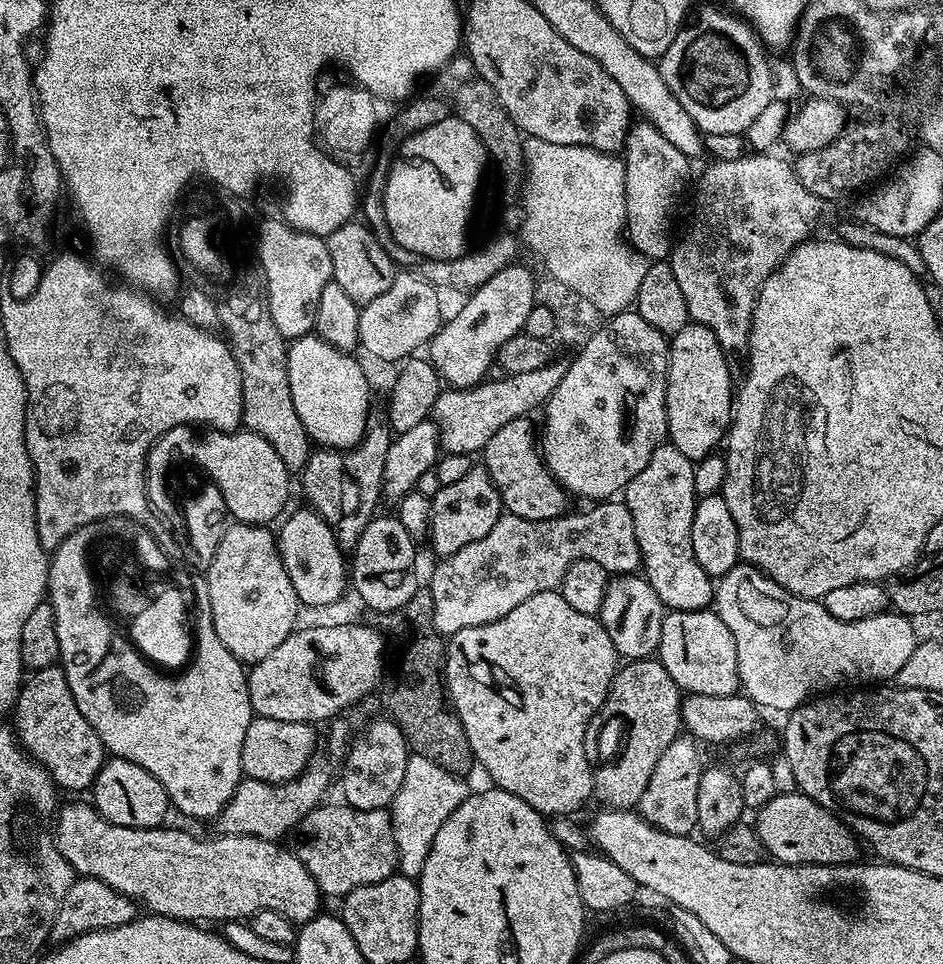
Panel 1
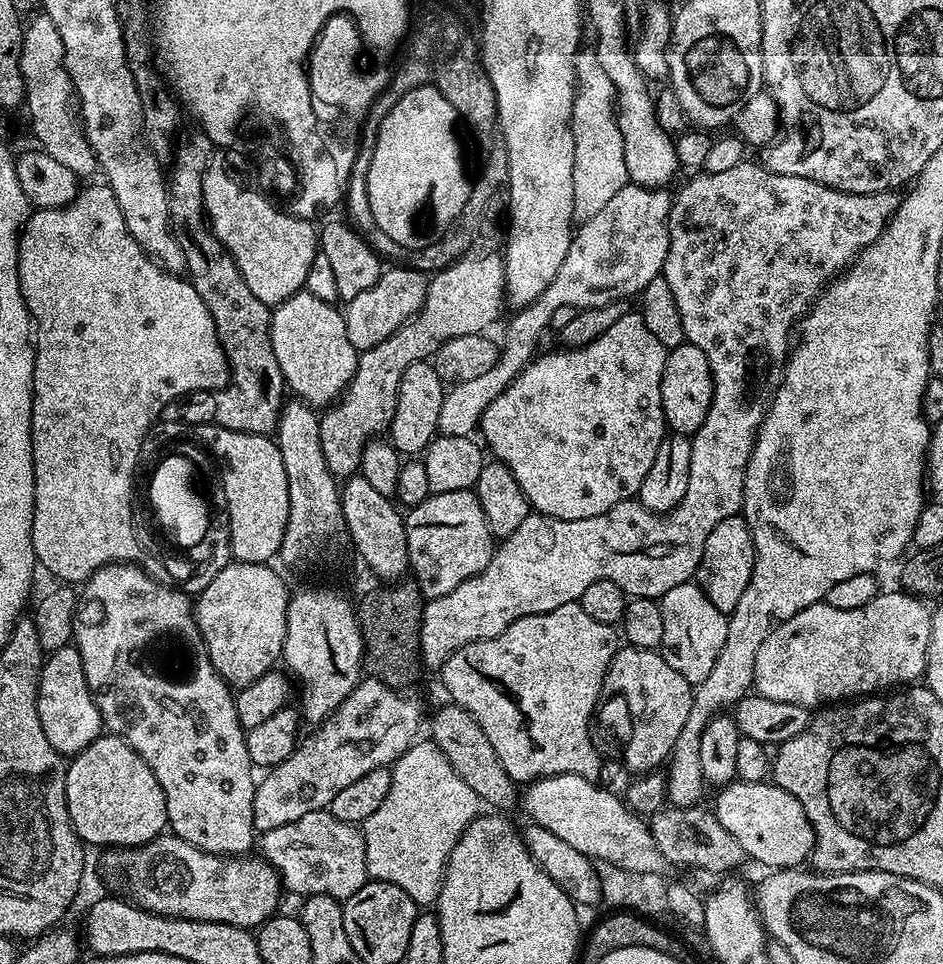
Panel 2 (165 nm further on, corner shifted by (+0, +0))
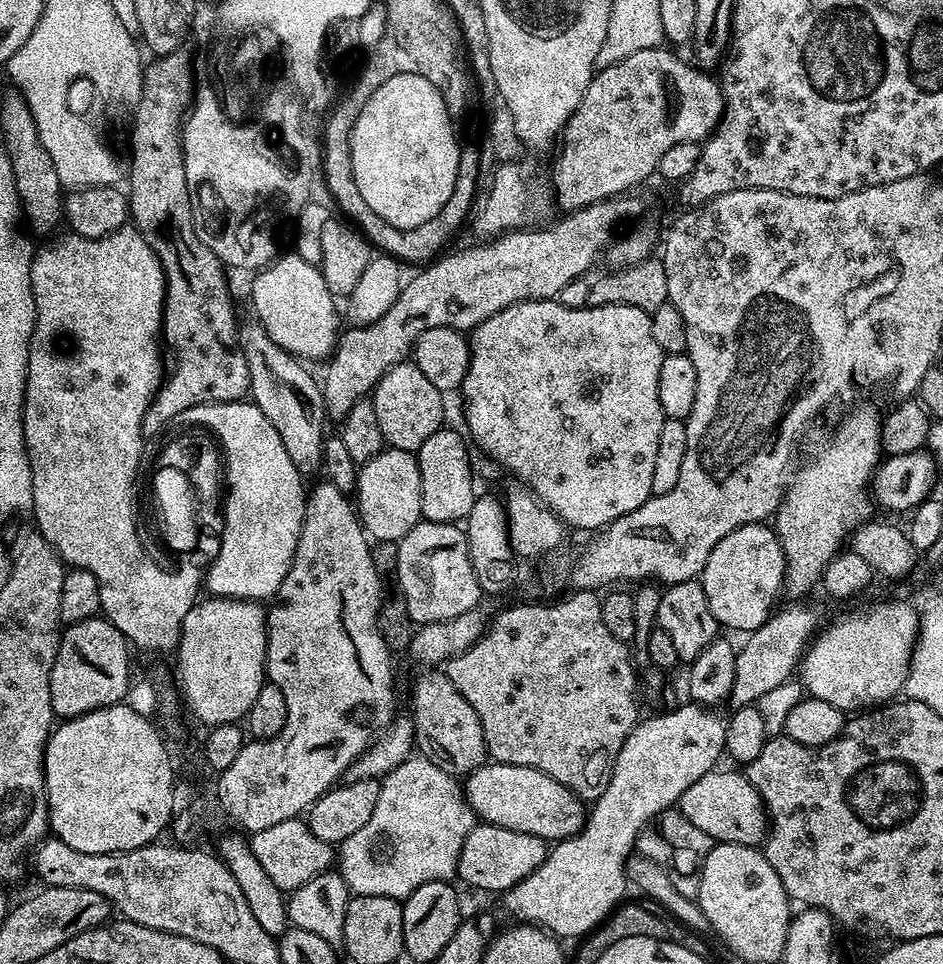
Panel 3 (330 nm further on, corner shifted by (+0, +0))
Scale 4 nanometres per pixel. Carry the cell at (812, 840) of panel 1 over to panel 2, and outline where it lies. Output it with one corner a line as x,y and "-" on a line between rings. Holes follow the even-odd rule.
735,779
730,784
723,785
716,796
714,811
718,822
738,838
742,846
745,857
749,861
757,860
760,864
765,864
765,869
779,870
781,868
800,868
801,865
811,857
812,848
816,845
816,835
810,826
810,818
806,818
806,810
802,810
802,802
794,798
786,790
779,788
775,782
746,782

